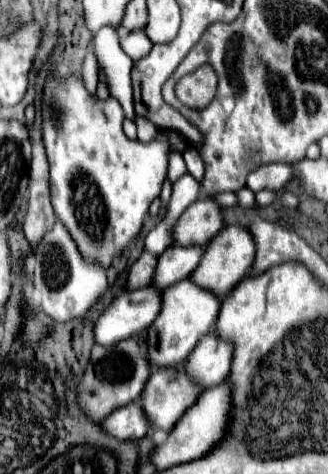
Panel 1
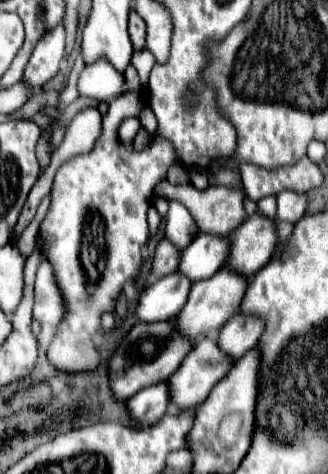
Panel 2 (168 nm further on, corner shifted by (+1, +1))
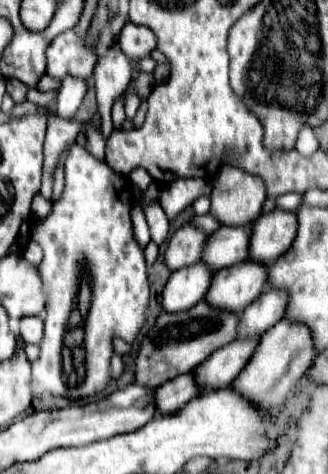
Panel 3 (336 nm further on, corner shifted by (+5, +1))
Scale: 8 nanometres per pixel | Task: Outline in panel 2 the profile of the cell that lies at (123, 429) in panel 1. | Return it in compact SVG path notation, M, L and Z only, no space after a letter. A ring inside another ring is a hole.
M166 382L148 386L146 390L140 390L138 394L134 394L134 398L126 400L128 416L140 426L152 426L154 422L158 422L166 412L166 408L168 408Z

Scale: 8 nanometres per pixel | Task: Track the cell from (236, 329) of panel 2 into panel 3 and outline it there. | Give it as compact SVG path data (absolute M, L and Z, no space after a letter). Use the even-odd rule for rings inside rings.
M268 288L260 298L256 298L244 312L238 326L238 338L248 338L256 334L264 334L274 326L274 322L284 318L286 310L286 290Z

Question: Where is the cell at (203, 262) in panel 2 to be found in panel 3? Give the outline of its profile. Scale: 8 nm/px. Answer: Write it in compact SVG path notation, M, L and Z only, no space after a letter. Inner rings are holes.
M252 224L222 226L218 232L210 234L202 254L202 262L206 262L214 270L244 262L248 258L250 236L252 236Z

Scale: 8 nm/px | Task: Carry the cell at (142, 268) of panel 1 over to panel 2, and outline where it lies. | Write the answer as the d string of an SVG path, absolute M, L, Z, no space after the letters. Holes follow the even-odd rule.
M166 238L160 240L154 260L152 260L152 272L148 276L148 282L156 282L158 278L178 270L178 258L180 258L180 250Z

